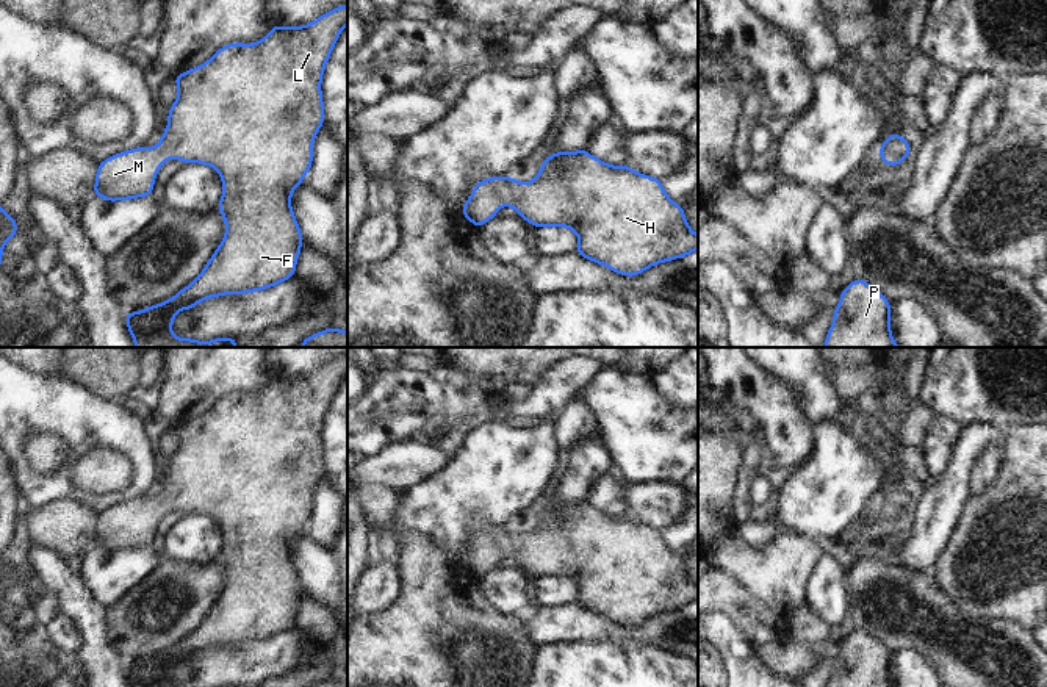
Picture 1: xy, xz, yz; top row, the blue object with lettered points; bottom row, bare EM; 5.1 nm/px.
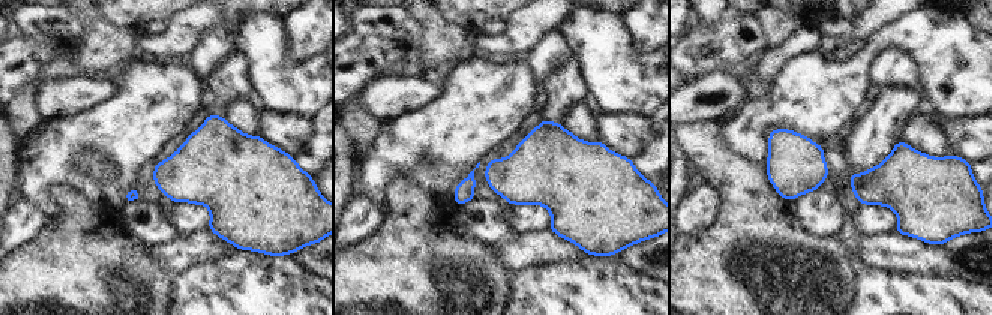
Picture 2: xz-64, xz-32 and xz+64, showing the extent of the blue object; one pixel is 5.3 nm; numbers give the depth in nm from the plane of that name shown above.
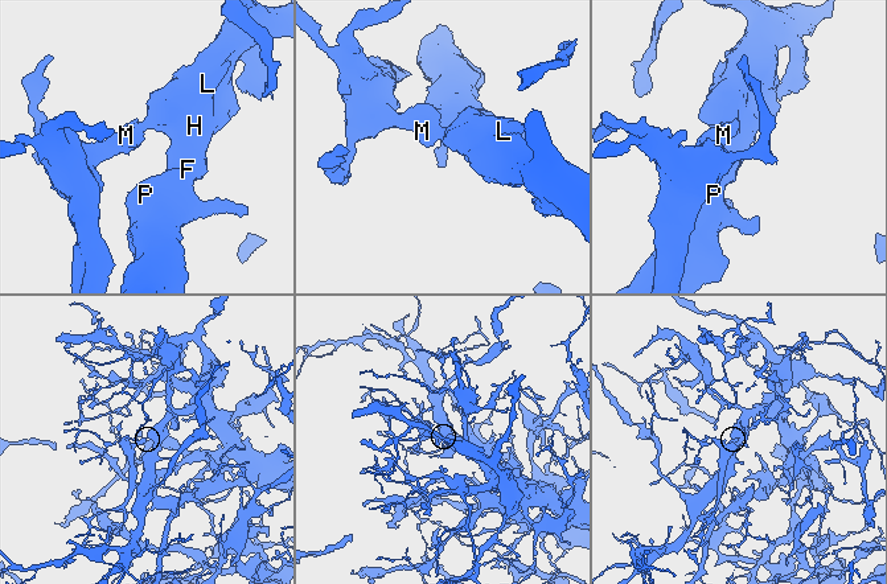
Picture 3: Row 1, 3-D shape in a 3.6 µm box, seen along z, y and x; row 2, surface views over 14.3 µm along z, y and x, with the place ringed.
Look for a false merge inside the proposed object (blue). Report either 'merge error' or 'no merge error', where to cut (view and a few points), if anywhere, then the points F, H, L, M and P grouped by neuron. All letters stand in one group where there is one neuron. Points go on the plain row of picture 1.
no merge error | no cut | F H L M P

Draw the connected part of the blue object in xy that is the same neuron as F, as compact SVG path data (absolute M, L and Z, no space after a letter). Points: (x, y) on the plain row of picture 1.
M347 355L338 357L304 377L274 374L266 388L254 394L227 394L196 419L175 426L177 451L169 457L167 477L157 498L138 498L103 510L95 523L92 545L108 552L147 548L152 545L160 518L175 509L186 513L213 516L222 531L224 545L218 554L225 573L225 587L203 621L174 648L135 664L125 664L131 687L174 687L172 671L182 659L191 662L197 653L224 645L244 645L272 638L294 628L304 595L291 559L291 543L304 532L313 512L313 493L324 476L321 430L330 402L347 376Z

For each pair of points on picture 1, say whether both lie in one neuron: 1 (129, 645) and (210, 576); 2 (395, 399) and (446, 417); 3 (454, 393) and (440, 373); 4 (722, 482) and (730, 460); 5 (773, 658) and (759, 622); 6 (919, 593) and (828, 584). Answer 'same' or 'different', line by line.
1: same
2: different
3: same
4: same
5: different
6: different

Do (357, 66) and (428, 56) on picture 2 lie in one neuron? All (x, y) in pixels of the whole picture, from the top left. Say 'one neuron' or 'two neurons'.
two neurons

